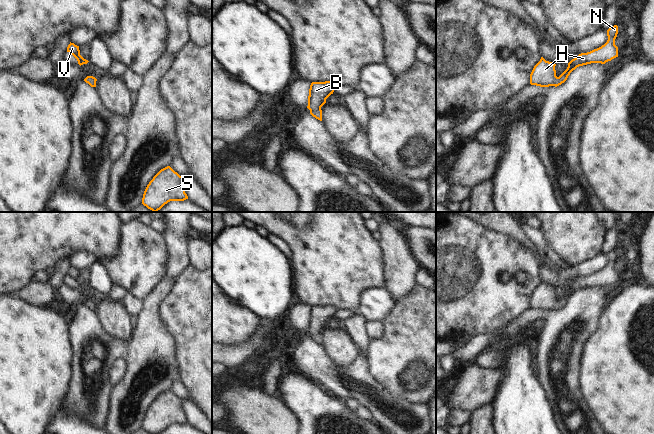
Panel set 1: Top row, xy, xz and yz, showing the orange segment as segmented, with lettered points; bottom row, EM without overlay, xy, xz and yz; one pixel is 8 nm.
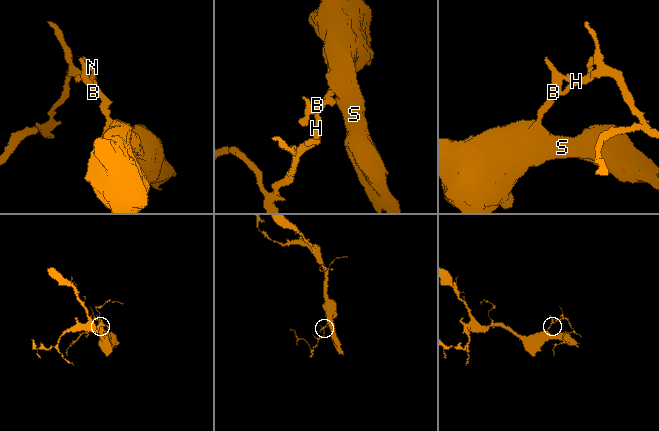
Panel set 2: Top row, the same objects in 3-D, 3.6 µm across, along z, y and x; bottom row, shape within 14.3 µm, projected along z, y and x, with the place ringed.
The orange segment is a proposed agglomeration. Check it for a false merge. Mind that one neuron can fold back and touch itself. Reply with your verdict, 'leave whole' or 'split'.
leave whole

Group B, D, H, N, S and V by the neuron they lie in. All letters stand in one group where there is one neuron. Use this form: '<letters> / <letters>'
B D H N S V

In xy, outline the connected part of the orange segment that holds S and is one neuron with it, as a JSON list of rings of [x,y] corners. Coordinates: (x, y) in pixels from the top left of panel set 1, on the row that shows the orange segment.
[[[167,166],[161,169],[147,185],[142,204],[157,212],[170,201],[186,199],[188,196],[185,193],[183,177]]]

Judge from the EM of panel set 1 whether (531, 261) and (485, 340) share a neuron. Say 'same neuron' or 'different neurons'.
different neurons

